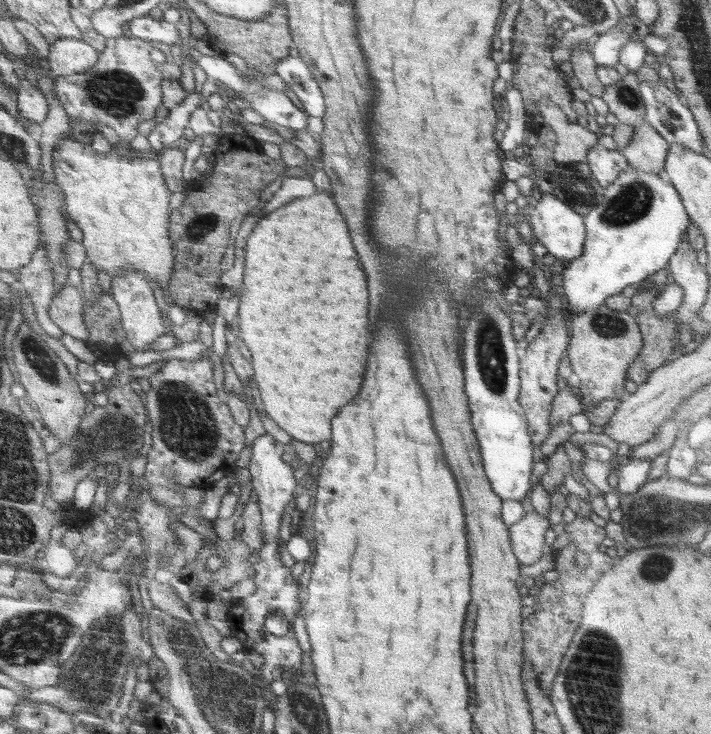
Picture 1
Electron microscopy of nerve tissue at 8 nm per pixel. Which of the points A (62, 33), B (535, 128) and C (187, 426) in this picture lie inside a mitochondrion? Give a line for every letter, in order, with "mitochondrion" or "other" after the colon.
A: other
B: other
C: mitochondrion

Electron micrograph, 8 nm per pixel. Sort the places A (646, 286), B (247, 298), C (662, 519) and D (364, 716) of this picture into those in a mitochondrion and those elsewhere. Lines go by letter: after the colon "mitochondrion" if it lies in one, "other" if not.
A: other
B: other
C: mitochondrion
D: other

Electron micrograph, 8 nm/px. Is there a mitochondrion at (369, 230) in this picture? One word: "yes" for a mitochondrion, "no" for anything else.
no

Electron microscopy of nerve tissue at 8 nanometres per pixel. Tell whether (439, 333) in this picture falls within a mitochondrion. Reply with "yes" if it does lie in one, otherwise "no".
no

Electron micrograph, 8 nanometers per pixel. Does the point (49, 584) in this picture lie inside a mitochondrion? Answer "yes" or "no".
no

